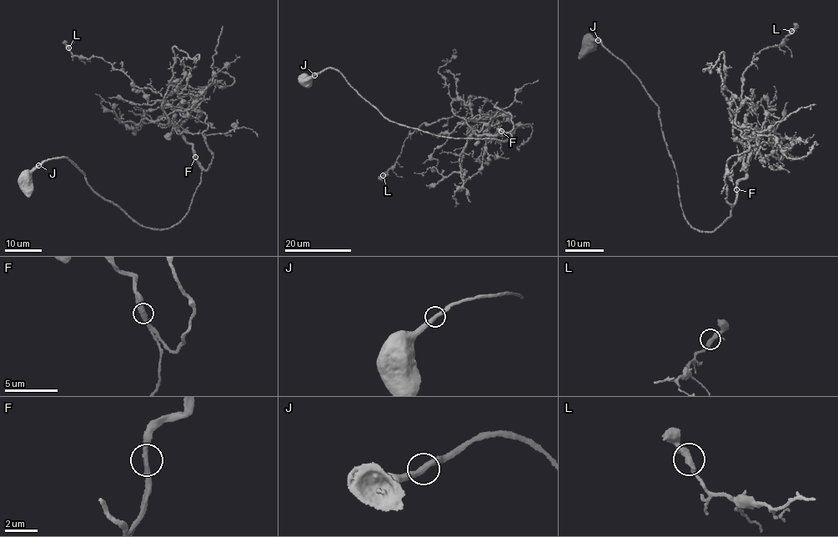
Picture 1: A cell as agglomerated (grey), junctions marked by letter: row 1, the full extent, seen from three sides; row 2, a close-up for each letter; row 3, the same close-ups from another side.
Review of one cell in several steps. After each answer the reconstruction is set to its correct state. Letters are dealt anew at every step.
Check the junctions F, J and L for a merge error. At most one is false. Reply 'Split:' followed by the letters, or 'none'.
Split: none

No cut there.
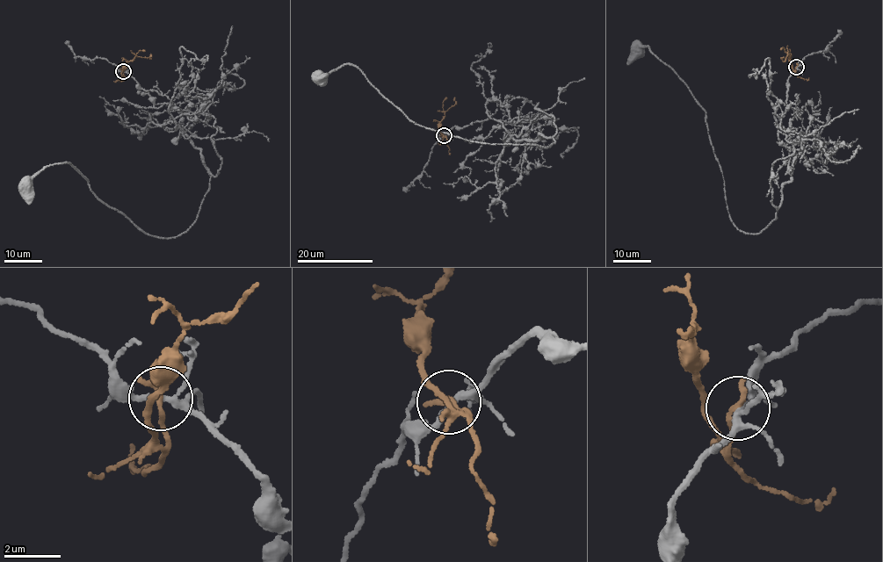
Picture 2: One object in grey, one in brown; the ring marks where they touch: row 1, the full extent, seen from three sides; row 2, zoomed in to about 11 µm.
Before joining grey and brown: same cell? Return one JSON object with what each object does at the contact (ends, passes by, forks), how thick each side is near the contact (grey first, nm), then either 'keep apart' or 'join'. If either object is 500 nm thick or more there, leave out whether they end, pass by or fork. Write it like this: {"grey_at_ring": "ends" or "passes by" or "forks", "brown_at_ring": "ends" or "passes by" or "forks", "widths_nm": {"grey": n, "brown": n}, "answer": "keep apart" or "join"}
{"grey_at_ring": "forks", "brown_at_ring": "ends", "widths_nm": {"grey": 190, "brown": 220}, "answer": "keep apart"}

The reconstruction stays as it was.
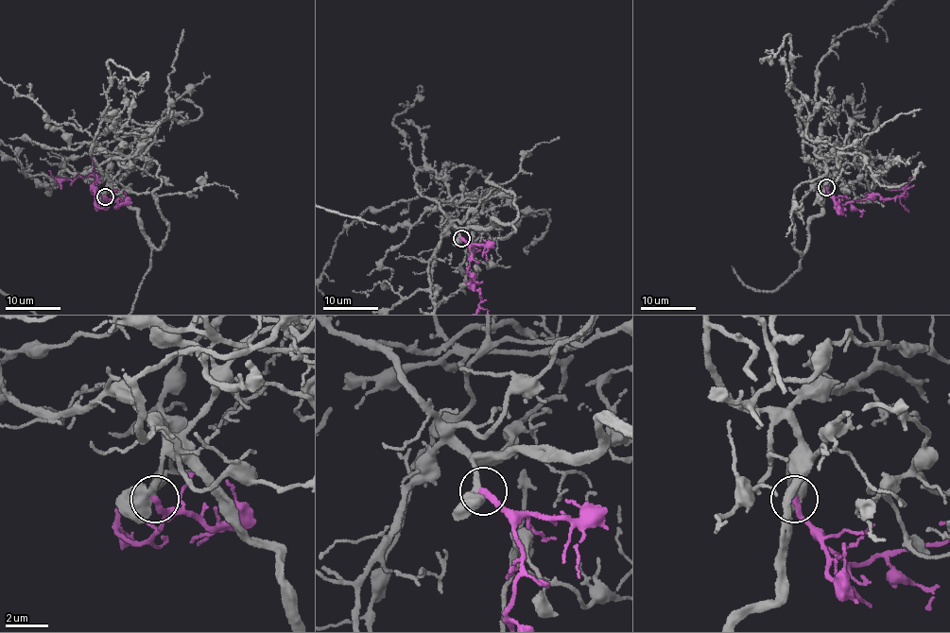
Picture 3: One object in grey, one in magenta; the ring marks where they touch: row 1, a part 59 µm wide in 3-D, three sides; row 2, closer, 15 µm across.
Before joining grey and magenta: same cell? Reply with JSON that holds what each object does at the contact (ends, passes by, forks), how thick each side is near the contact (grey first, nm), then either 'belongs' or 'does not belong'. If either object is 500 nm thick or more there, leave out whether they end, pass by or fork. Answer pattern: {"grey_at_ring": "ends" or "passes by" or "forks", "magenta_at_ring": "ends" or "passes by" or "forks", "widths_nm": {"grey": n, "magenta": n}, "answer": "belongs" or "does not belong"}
{"grey_at_ring": "passes by", "magenta_at_ring": "ends", "widths_nm": {"grey": 400, "magenta": 280}, "answer": "belongs"}

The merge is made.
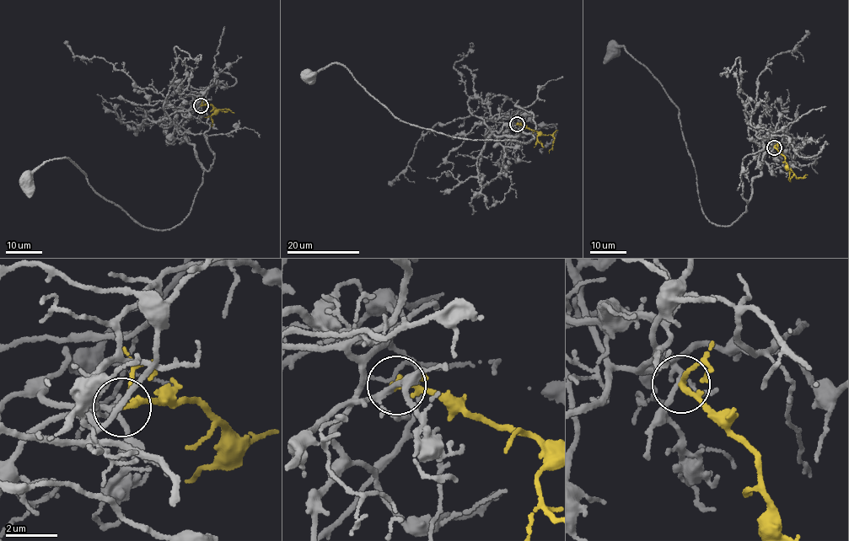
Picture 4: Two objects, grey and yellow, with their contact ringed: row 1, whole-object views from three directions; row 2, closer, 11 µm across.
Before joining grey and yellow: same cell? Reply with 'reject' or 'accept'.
accept

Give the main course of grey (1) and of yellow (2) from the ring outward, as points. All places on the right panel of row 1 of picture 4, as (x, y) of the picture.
1: (774, 147), (752, 182), (746, 211), (728, 226), (711, 222), (679, 108), (623, 45), (613, 50)
2: (774, 147), (784, 158), (789, 169), (797, 178), (808, 174)

